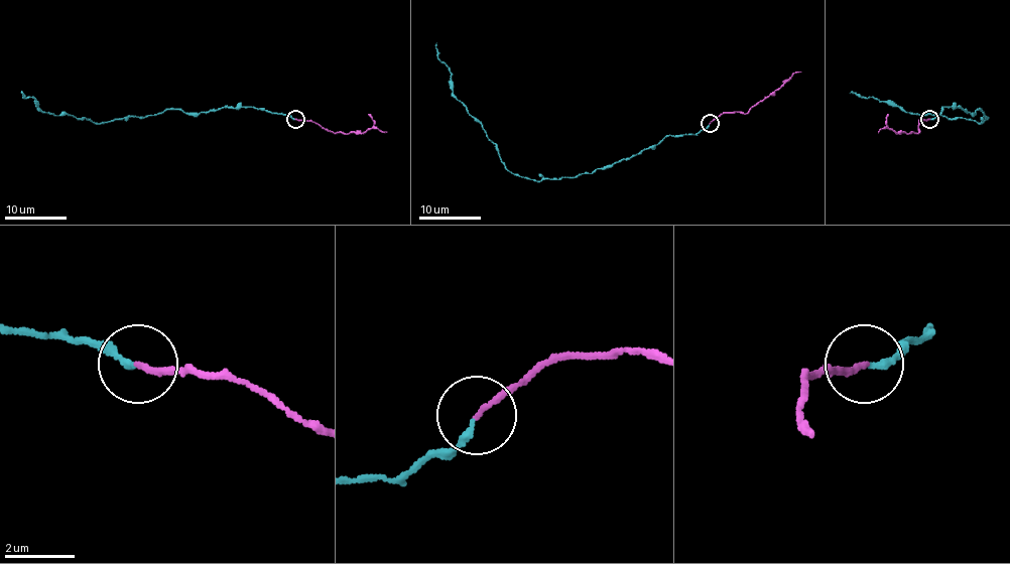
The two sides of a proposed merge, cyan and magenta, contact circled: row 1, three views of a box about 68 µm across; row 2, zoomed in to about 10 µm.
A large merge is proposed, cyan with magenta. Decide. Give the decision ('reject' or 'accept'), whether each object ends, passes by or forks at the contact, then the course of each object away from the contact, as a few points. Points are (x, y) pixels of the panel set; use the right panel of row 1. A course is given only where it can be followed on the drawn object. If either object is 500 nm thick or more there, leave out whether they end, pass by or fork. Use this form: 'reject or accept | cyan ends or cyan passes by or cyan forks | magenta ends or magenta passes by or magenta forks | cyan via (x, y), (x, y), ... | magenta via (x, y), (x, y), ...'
accept | cyan ends | magenta ends | cyan via (930, 118), (942, 107), (971, 114), (980, 109), (988, 118), (982, 123), (905, 112), (850, 92) | magenta via (929, 118), (919, 121), (918, 132), (905, 134), (881, 129), (878, 132)

